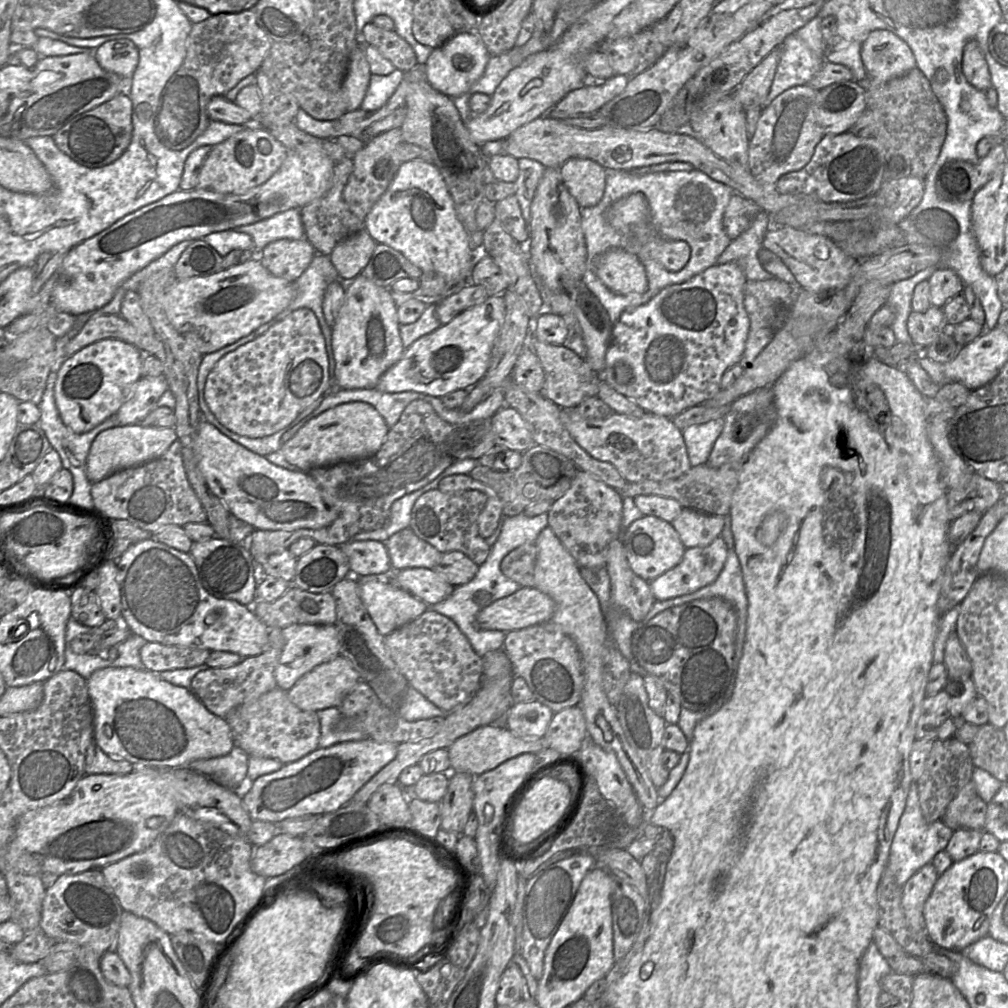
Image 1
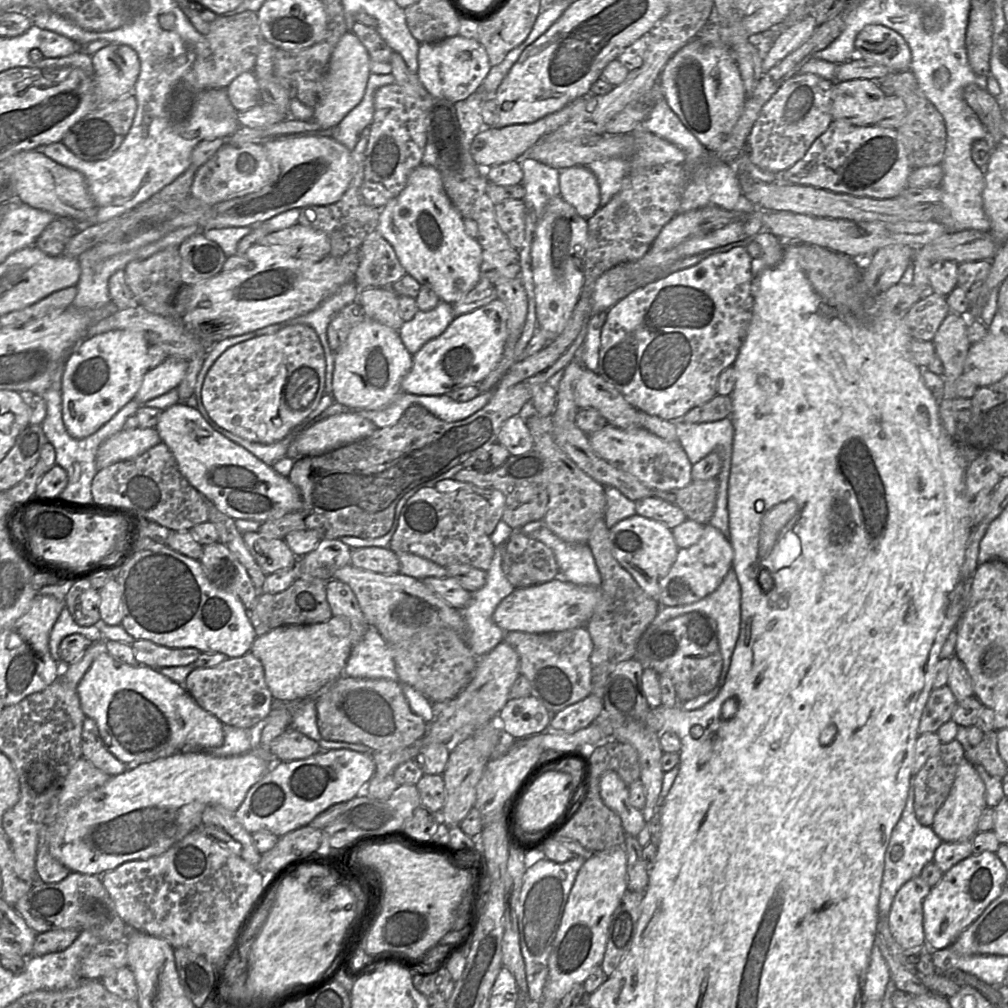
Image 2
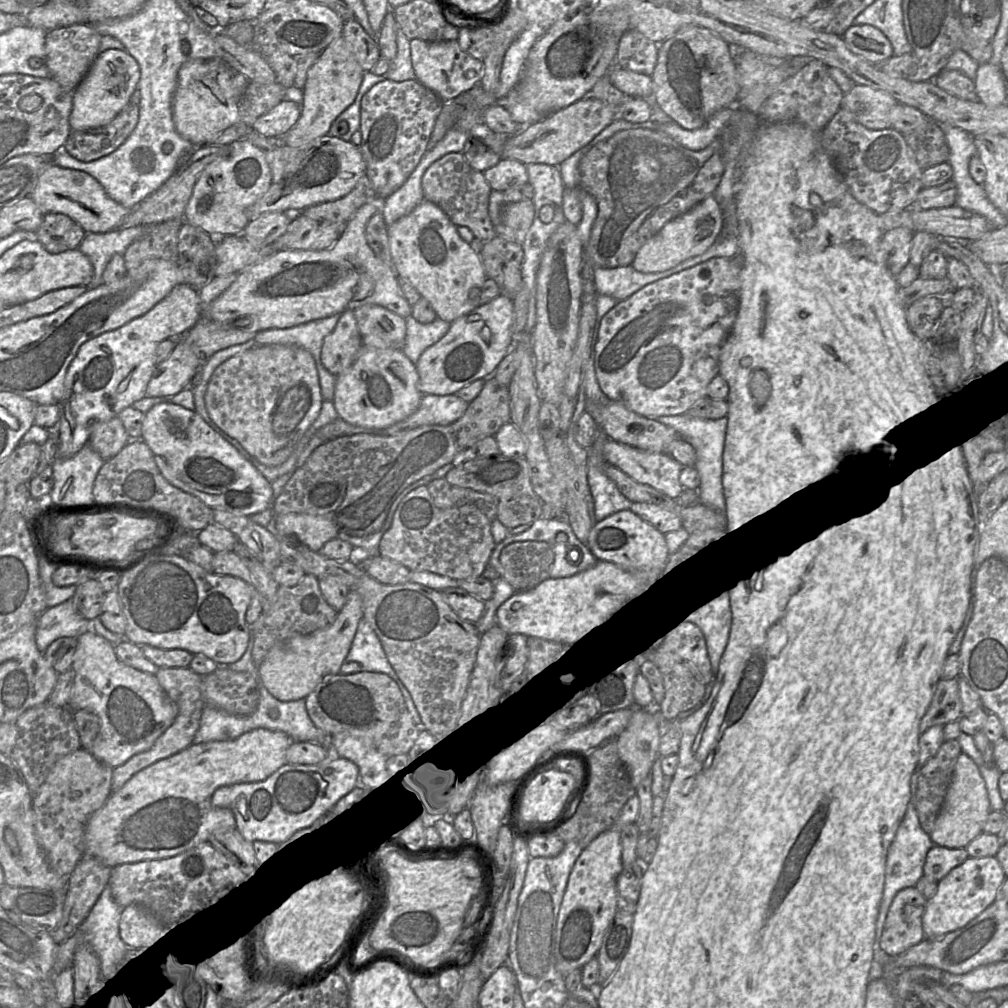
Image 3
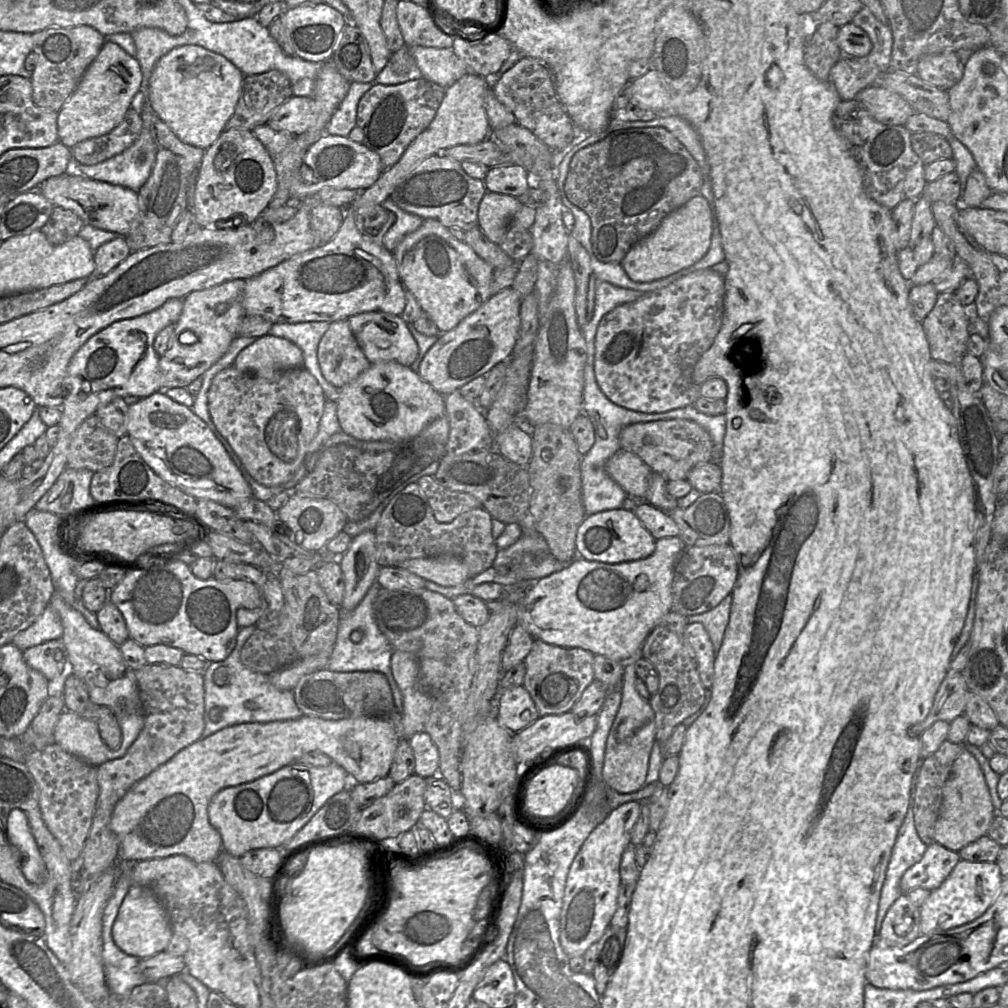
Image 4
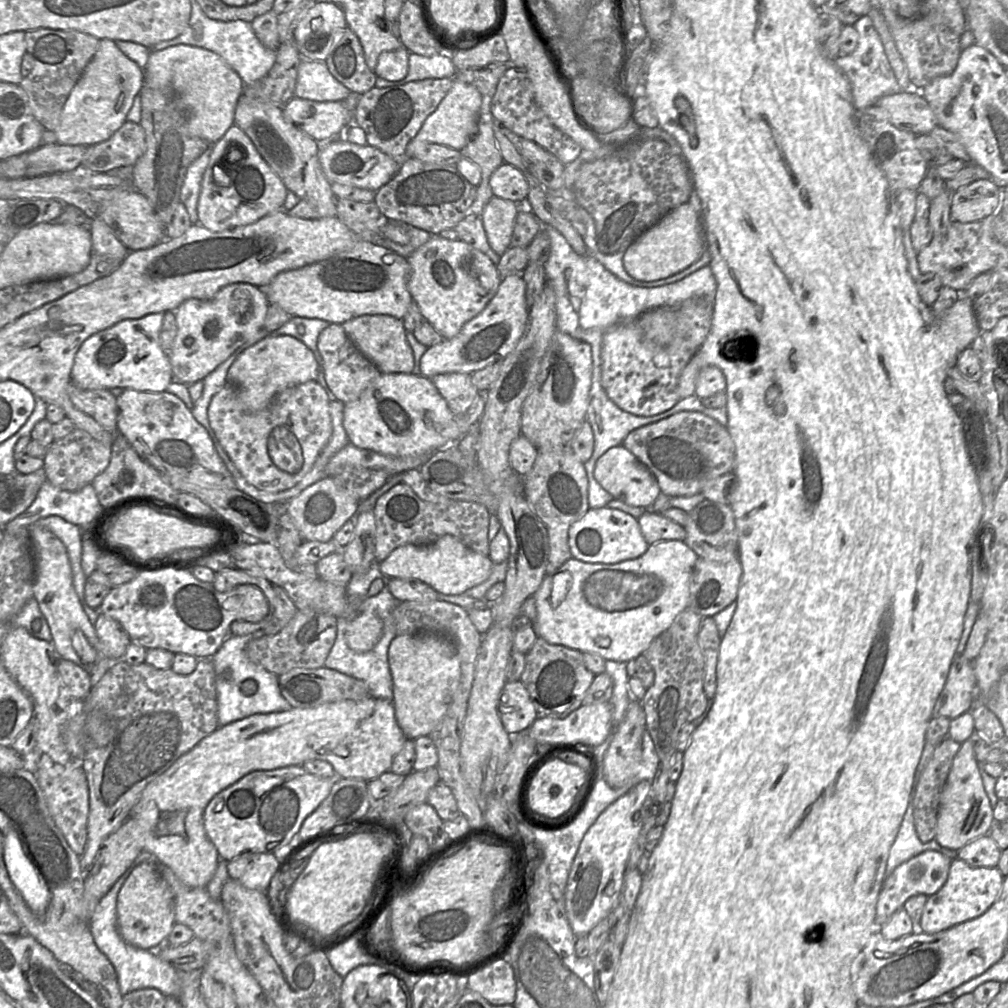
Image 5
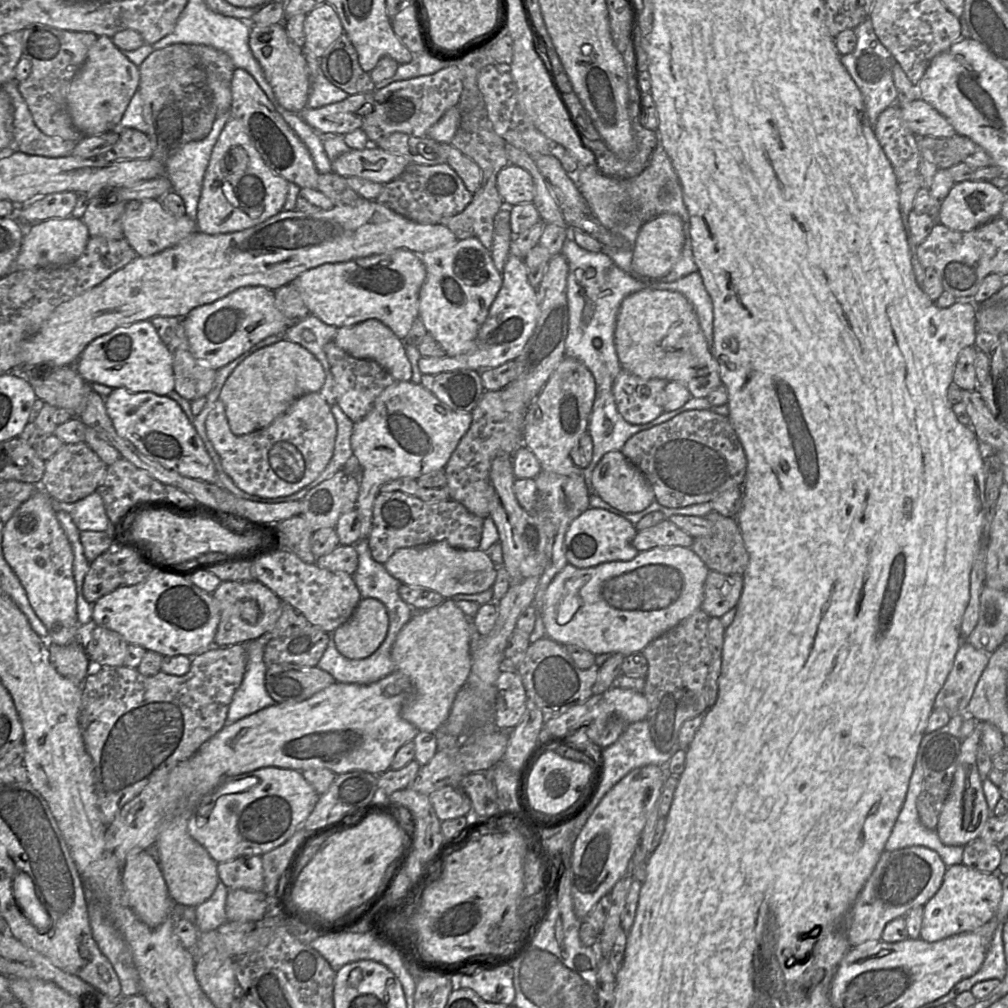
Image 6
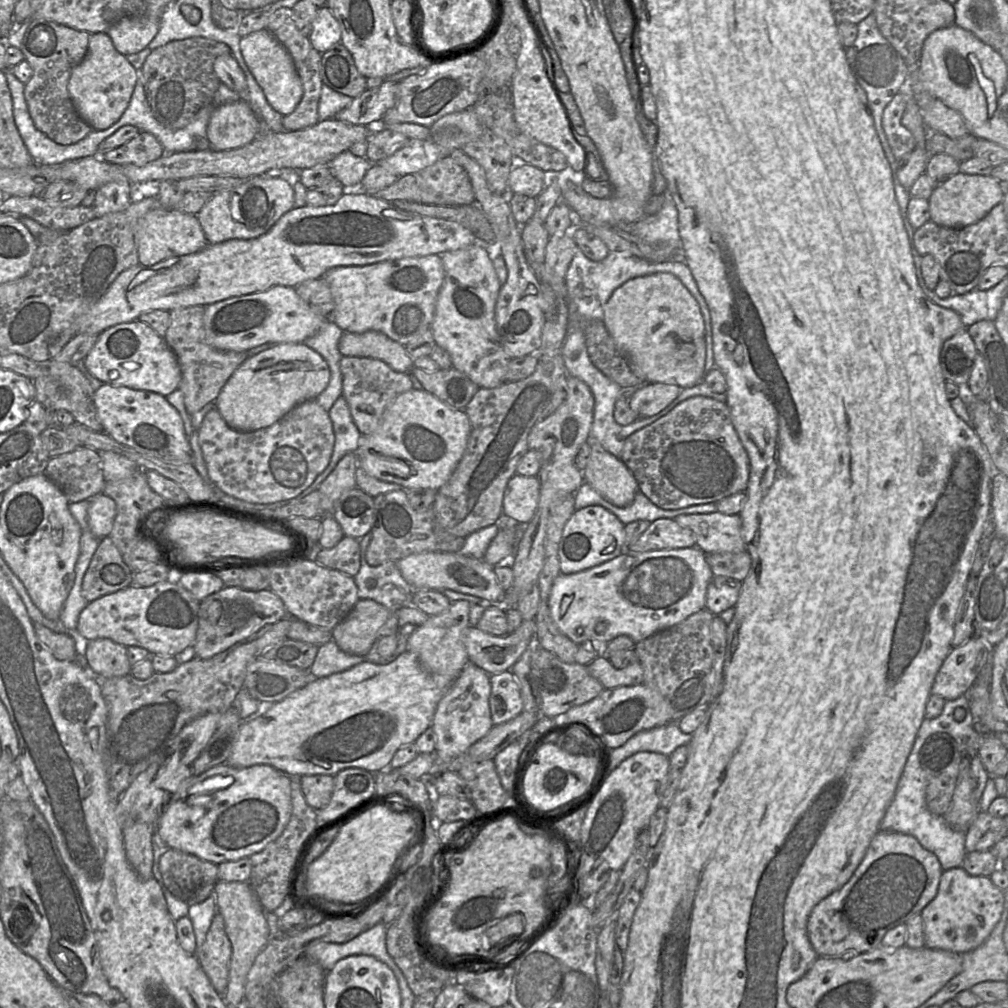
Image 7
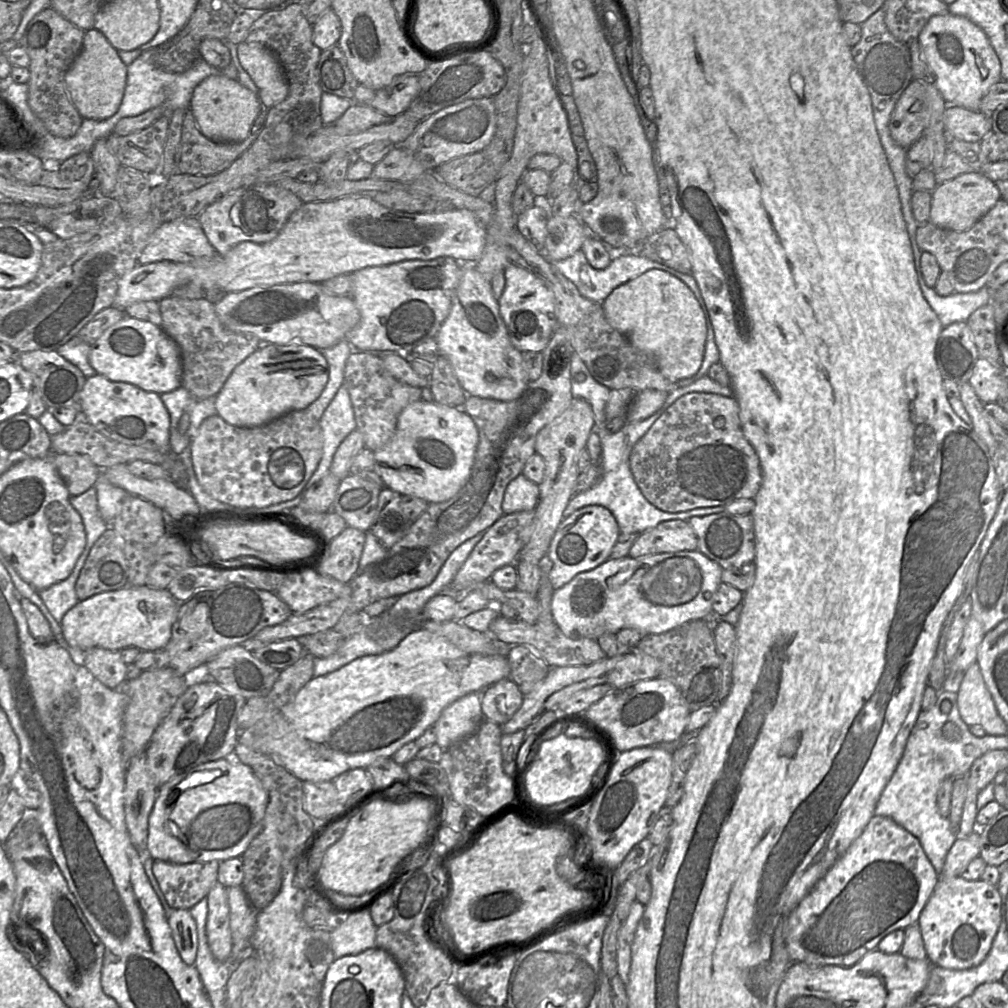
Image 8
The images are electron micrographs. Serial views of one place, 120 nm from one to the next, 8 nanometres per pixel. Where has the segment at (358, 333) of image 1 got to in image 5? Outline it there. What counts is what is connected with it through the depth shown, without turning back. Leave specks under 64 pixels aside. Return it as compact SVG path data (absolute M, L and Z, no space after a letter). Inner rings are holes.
M382 373L356 400L344 405L343 427L354 446L391 456L433 455L463 436L431 379L413 373Z

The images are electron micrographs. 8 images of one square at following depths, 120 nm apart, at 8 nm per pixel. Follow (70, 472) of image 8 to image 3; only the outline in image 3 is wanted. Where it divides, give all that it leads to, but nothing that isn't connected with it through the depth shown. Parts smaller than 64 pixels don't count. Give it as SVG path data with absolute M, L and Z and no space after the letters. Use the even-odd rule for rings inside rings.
M117 416L106 421L94 421L90 425L88 445L104 461L116 456L128 441L129 434Z

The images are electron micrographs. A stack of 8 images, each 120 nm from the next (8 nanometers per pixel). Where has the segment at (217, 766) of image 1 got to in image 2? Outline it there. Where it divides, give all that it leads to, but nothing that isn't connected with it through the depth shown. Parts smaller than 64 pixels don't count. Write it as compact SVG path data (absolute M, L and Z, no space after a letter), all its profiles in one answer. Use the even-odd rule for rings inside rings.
M223 724L224 742L220 747L185 745L177 753L199 752L217 757L241 755L251 750L251 732L251 728L237 728Z

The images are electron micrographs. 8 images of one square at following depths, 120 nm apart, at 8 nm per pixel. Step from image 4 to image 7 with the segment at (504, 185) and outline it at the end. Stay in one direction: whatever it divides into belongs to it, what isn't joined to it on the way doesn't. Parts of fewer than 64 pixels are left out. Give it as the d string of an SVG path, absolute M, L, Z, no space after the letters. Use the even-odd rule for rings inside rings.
M529 164L515 165L508 177L508 188L513 194L537 198L545 188L544 171Z

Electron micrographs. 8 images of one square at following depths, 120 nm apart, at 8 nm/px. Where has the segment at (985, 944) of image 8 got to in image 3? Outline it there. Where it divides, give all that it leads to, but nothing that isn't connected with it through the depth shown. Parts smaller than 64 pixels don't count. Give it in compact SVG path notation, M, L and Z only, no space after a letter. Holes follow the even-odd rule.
M995 856L968 857L937 883L936 893L927 899L922 917L925 938L940 938L964 927L995 901L1005 879L1006 875Z

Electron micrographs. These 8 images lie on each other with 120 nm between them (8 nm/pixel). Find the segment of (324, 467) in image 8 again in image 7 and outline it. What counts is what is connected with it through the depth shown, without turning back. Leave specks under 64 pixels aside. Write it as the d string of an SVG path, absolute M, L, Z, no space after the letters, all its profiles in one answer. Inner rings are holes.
M340 396L331 409L328 411L332 422L334 432L334 447L325 470L317 476L314 482L295 498L282 500L277 503L287 504L300 500L306 495L318 489L319 485L327 478L327 476L336 467L339 460L347 453L357 453L360 445L360 435L358 428L353 422L349 406L343 396Z

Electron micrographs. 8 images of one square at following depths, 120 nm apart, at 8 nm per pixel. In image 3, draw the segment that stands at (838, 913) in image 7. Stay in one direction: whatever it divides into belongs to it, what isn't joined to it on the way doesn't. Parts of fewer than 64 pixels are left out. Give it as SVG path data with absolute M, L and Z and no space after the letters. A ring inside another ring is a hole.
M934 845L927 853L923 867L923 876L939 882L952 869L961 865L968 858L965 848L952 849Z

